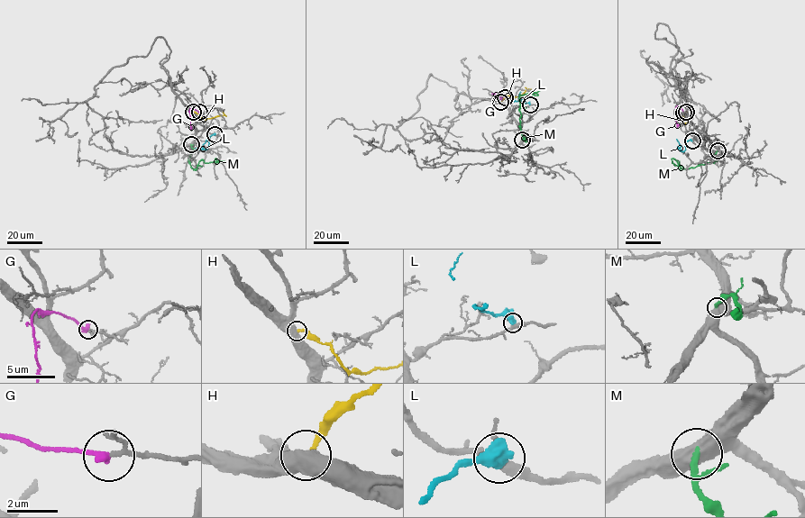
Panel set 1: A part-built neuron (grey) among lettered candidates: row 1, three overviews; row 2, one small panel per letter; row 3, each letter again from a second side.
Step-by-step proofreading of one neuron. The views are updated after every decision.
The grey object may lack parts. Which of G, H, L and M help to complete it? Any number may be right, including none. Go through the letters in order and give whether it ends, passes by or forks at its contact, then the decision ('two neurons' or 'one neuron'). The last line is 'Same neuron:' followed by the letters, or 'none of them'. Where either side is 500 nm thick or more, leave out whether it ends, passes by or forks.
G: it ends | one neuron
H: two neurons
L: it ends | two neurons
M: two neurons
Same neuron: G

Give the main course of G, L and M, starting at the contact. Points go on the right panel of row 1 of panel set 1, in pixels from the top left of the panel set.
G: (683, 113), (676, 107), (676, 122), (680, 124)
L: (692, 140), (686, 141), (683, 151), (676, 139)
M: (718, 150), (715, 161), (688, 168), (681, 168), (679, 161), (672, 158), (672, 162), (677, 165), (676, 160)

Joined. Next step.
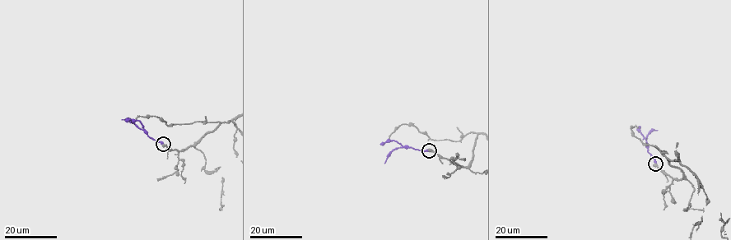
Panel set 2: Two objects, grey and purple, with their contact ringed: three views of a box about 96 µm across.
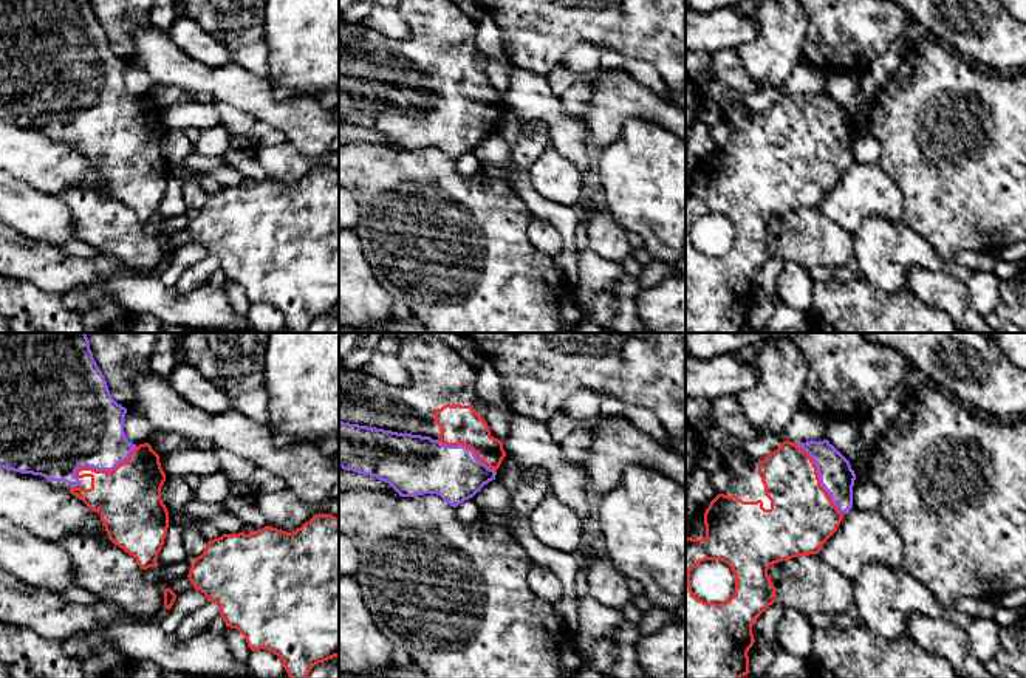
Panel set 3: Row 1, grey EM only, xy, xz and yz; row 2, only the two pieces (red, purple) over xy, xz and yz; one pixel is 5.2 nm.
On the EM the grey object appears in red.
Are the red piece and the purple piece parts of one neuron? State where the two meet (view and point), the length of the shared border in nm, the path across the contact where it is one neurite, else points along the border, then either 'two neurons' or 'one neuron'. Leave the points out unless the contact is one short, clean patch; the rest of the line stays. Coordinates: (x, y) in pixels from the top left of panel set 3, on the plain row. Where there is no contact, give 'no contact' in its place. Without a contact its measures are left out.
contact xy (106, 124); length 360 nm; one neuron

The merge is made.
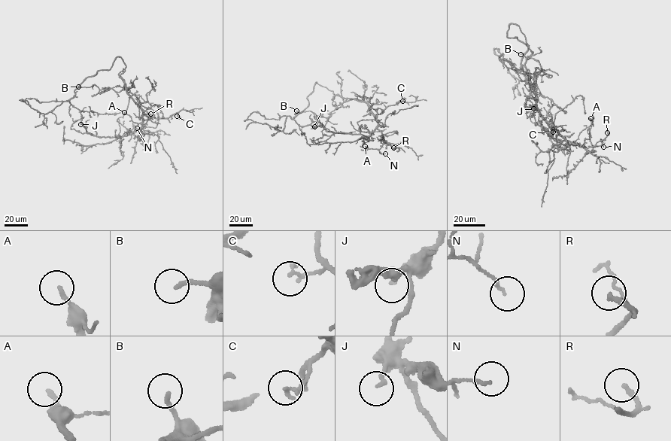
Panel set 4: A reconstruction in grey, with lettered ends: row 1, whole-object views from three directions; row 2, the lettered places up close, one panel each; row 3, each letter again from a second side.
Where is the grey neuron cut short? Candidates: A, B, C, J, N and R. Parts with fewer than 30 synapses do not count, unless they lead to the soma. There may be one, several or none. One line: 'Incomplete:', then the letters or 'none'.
Incomplete: B

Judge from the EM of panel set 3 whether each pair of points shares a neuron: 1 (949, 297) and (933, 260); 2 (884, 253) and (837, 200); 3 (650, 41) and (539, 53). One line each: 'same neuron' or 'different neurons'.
1: different neurons
2: different neurons
3: same neuron

